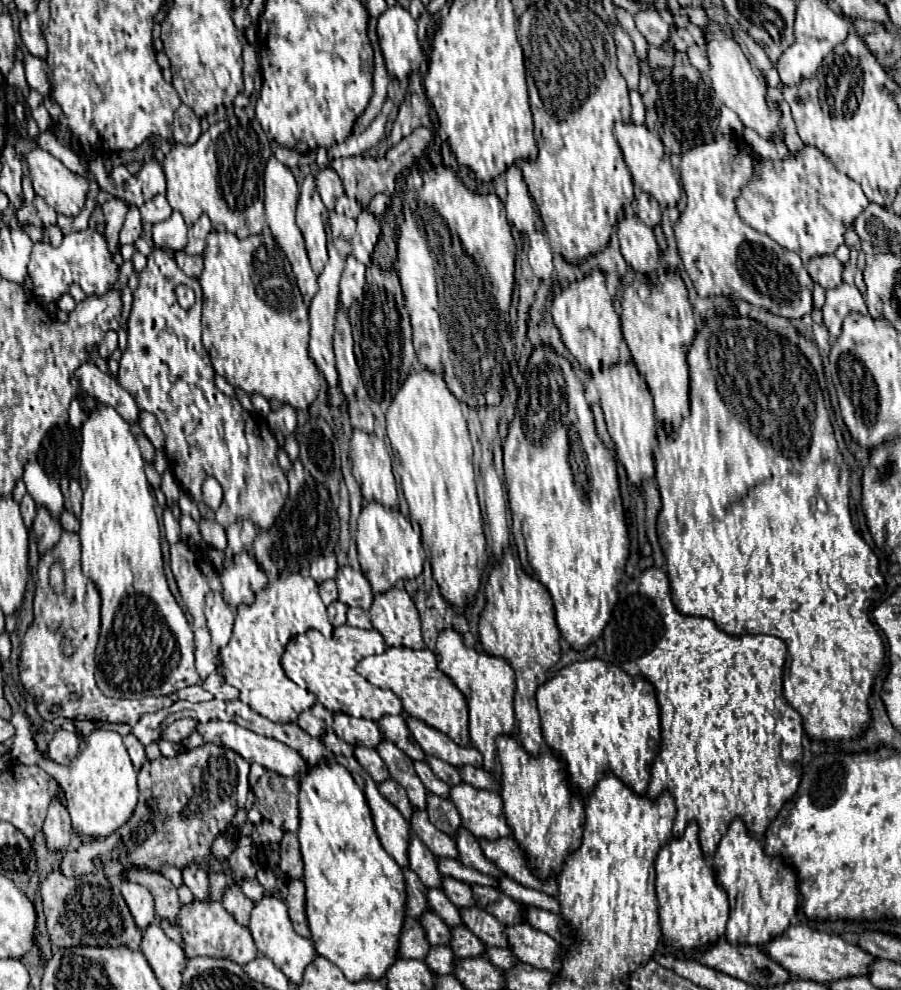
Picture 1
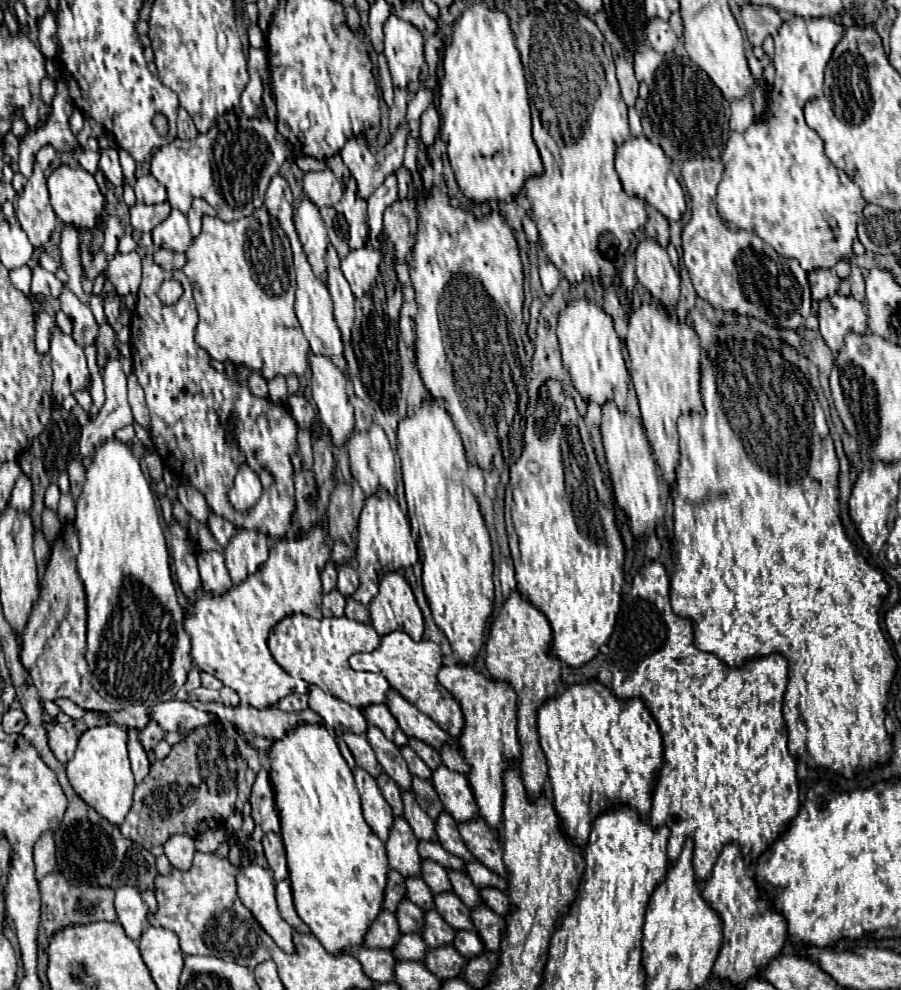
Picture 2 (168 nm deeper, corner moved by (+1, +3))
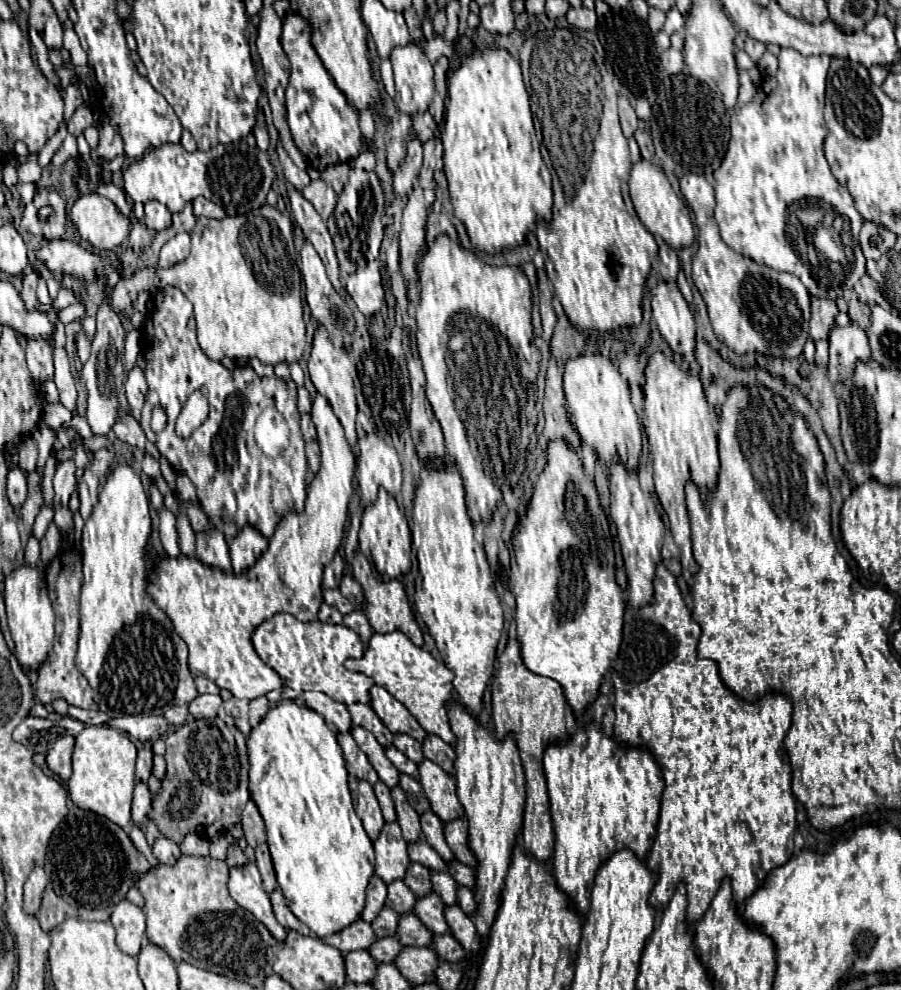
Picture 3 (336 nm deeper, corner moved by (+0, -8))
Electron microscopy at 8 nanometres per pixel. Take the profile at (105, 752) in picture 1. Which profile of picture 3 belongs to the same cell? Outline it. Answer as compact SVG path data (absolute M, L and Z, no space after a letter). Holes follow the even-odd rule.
M103 725L85 727L75 737L73 775L67 781L71 801L87 811L103 815L127 829L131 823L131 795L135 787L135 757L137 749L121 731Z

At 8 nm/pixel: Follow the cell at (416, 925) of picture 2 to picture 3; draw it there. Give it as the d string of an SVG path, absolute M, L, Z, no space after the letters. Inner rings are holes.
M383 907L379 911L379 915L373 919L371 927L375 931L377 937L387 937L387 935L395 935L395 927L397 927L397 919L399 915L395 911L391 911L391 907Z

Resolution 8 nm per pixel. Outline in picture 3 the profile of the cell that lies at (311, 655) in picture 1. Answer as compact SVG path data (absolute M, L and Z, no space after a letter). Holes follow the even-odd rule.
M275 613L271 619L265 619L251 635L257 655L279 673L281 679L297 681L303 691L323 691L335 701L345 705L351 703L369 703L369 689L373 679L363 673L353 673L343 667L343 661L349 657L359 659L363 655L363 643L359 635L345 625L309 621L301 623L289 613Z

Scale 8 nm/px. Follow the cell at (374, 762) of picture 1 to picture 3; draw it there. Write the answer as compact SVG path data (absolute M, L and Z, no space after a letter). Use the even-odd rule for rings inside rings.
M337 733L337 741L343 749L345 761L349 771L357 777L357 779L365 779L371 785L375 785L379 781L379 777L375 775L375 769L371 767L367 755L363 755L363 751L359 751L359 745L355 743L355 739L351 739L349 733Z

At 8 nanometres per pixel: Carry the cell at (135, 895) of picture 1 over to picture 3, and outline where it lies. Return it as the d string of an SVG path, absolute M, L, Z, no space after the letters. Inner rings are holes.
M121 901L113 907L111 919L113 927L117 929L117 945L123 953L137 957L141 949L141 939L145 935L145 915L143 909L129 903Z

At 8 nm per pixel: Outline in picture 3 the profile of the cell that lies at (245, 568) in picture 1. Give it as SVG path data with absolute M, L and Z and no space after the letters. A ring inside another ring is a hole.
M245 525L229 543L233 571L243 571L243 567L251 567L251 563L255 563L255 559L259 559L265 549L267 539L259 531L255 531L255 527Z

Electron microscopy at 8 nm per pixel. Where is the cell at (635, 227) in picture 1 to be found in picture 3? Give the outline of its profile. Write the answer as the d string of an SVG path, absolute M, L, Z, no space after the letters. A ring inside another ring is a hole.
M659 281L651 289L651 307L653 319L667 345L683 355L685 361L695 361L695 319L679 293L679 287L675 283Z

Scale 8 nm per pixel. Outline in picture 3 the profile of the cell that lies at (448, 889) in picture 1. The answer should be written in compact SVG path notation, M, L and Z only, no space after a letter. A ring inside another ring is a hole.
M409 863L407 873L403 877L405 885L419 897L419 895L427 895L431 893L431 881L429 881L429 869L419 865L419 863Z

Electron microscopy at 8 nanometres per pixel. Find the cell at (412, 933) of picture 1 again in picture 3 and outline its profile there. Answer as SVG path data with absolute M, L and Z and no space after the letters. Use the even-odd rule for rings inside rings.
M357 919L355 923L343 927L341 931L329 937L321 937L321 941L337 947L341 953L347 953L347 951L357 951L357 949L367 949L375 941L375 933L371 931L369 923Z

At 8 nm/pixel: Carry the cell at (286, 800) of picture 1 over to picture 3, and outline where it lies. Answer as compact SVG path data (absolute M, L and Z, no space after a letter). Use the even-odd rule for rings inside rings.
M247 803L247 807L243 809L243 815L241 815L241 825L243 825L243 833L245 833L245 839L249 841L249 845L259 845L259 843L265 843L265 827L263 827L263 819L255 807L255 803Z

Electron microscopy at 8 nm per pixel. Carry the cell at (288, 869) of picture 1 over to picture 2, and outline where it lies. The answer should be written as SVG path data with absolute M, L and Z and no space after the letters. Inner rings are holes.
M268 832L264 836L262 844L264 844L264 852L266 852L266 860L270 864L270 870L274 872L274 878L284 880L290 874L290 870L288 870L288 864L286 864L286 852L284 852L282 836Z

